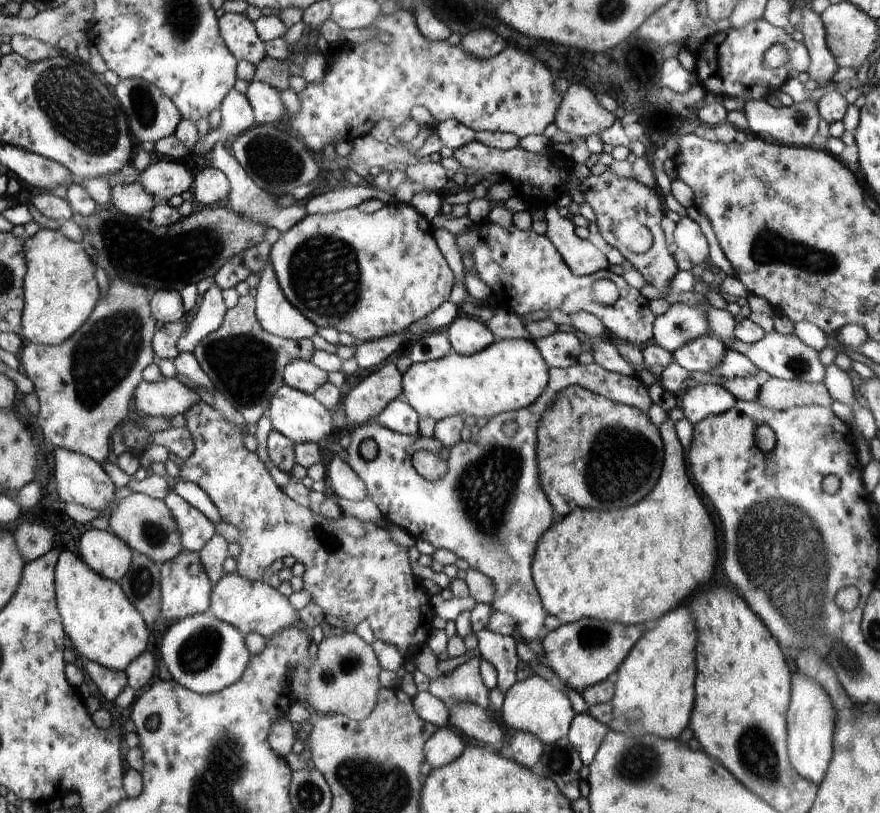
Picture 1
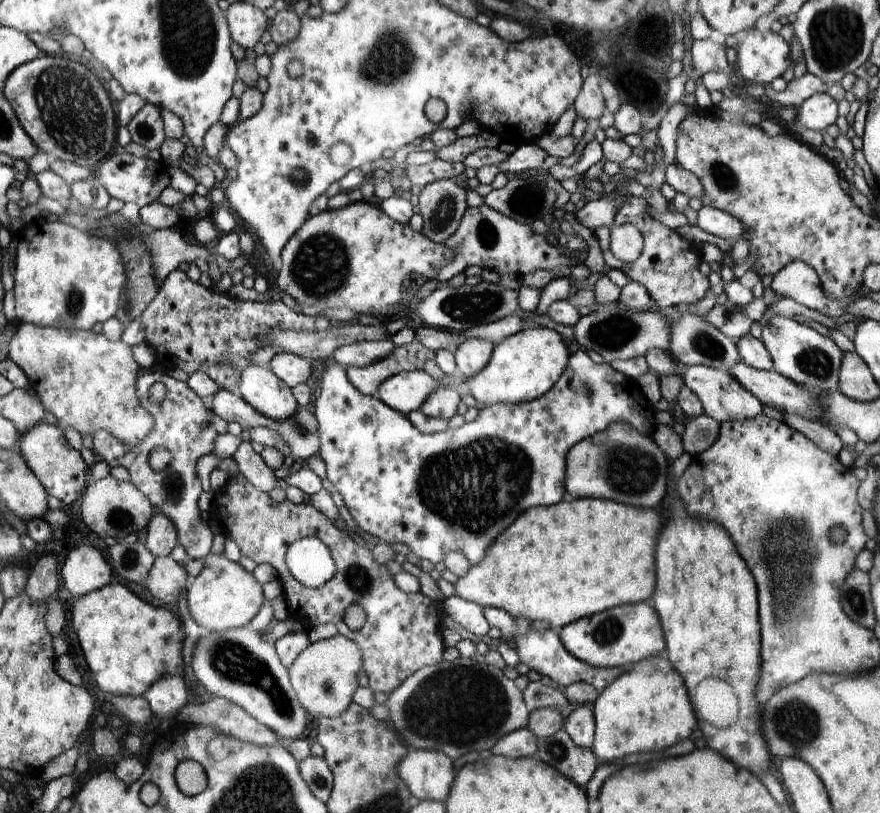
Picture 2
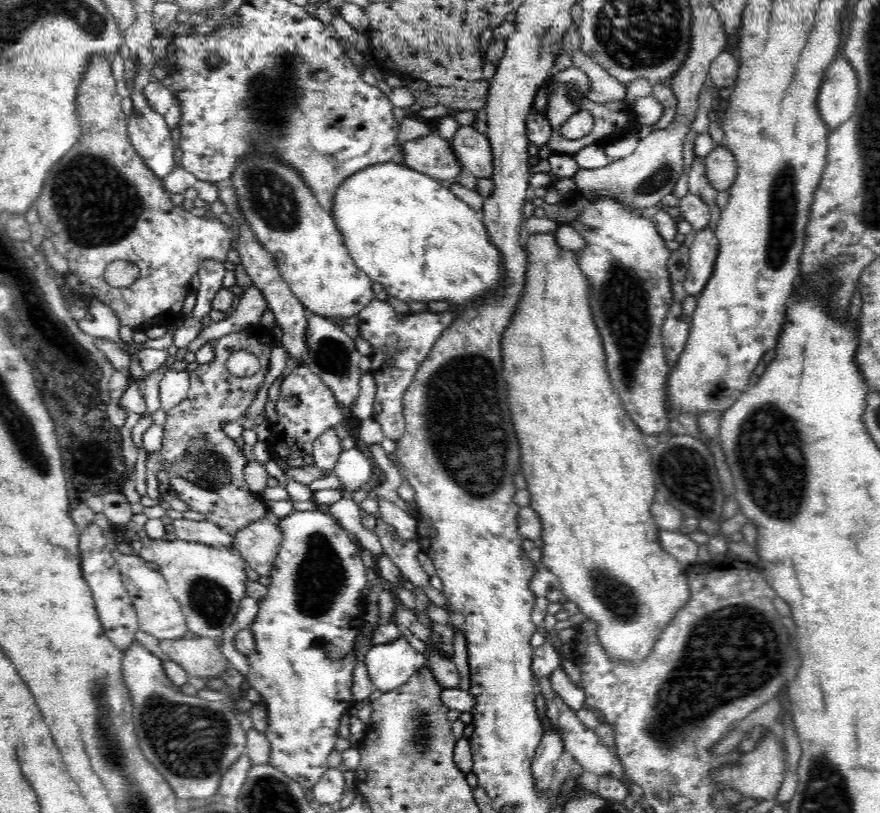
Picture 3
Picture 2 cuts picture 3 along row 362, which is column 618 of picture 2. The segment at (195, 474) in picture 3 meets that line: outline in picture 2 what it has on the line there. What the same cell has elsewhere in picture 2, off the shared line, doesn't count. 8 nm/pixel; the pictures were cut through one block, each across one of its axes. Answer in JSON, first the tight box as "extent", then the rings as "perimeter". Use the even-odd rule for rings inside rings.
{"extent":[594,197,710,308],"perimeter":[[[628,197],[618,207],[614,215],[616,225],[632,223],[643,236],[643,251],[640,258],[634,262],[625,263],[610,252],[609,238],[610,229],[607,226],[601,226],[594,230],[598,244],[602,250],[607,269],[618,269],[629,276],[632,281],[642,283],[649,292],[653,304],[660,308],[673,308],[677,304],[696,302],[705,297],[706,292],[710,290],[708,277],[702,275],[699,271],[699,264],[702,261],[700,252],[695,244],[682,238],[674,229],[668,228],[665,224],[658,222],[650,216],[650,213],[644,212],[647,202],[640,197]]]}

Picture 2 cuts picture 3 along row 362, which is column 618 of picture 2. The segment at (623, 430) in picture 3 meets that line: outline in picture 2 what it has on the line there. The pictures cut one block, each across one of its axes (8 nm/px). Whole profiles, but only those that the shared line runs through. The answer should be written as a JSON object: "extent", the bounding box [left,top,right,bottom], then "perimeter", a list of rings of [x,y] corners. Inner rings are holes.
{"extent":[454,498,662,629],"perimeter":[[[582,498],[550,508],[532,508],[522,512],[516,522],[491,543],[485,557],[458,579],[454,585],[455,595],[481,607],[505,610],[514,620],[526,617],[530,622],[544,621],[559,629],[614,606],[648,602],[656,584],[654,548],[660,528],[662,522],[656,510],[632,508],[610,500]]]}

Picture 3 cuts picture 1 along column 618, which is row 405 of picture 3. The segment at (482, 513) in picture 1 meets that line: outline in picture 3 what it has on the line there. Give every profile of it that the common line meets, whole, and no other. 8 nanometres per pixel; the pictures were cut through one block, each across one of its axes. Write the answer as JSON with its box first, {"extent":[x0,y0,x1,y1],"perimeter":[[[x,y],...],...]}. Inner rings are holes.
{"extent":[355,298,454,441],"perimeter":[[[374,298],[355,319],[358,323],[358,335],[372,347],[370,372],[377,384],[373,418],[382,426],[384,437],[398,441],[406,429],[403,412],[406,389],[412,384],[420,365],[428,358],[440,335],[454,322],[454,316],[450,312],[414,314],[411,311],[406,316],[400,316],[388,301]]]}

